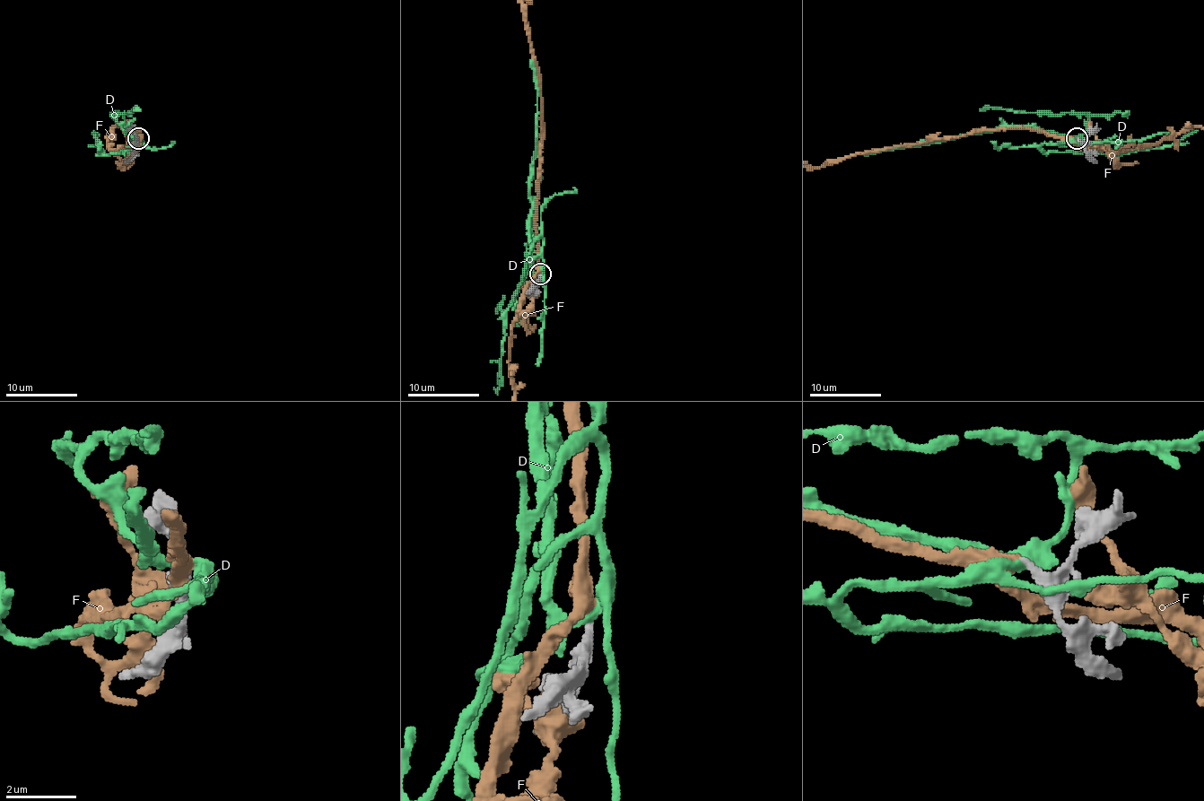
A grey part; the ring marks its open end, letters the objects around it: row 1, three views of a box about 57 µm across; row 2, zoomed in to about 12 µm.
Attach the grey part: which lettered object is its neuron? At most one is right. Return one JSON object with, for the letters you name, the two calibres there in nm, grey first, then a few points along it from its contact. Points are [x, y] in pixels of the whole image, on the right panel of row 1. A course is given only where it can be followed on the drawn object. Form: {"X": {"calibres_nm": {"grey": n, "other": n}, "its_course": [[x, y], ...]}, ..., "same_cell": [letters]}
{"F": {"calibres_nm": {"grey": 240, "other": 360}}, "same_cell": ["F"]}

